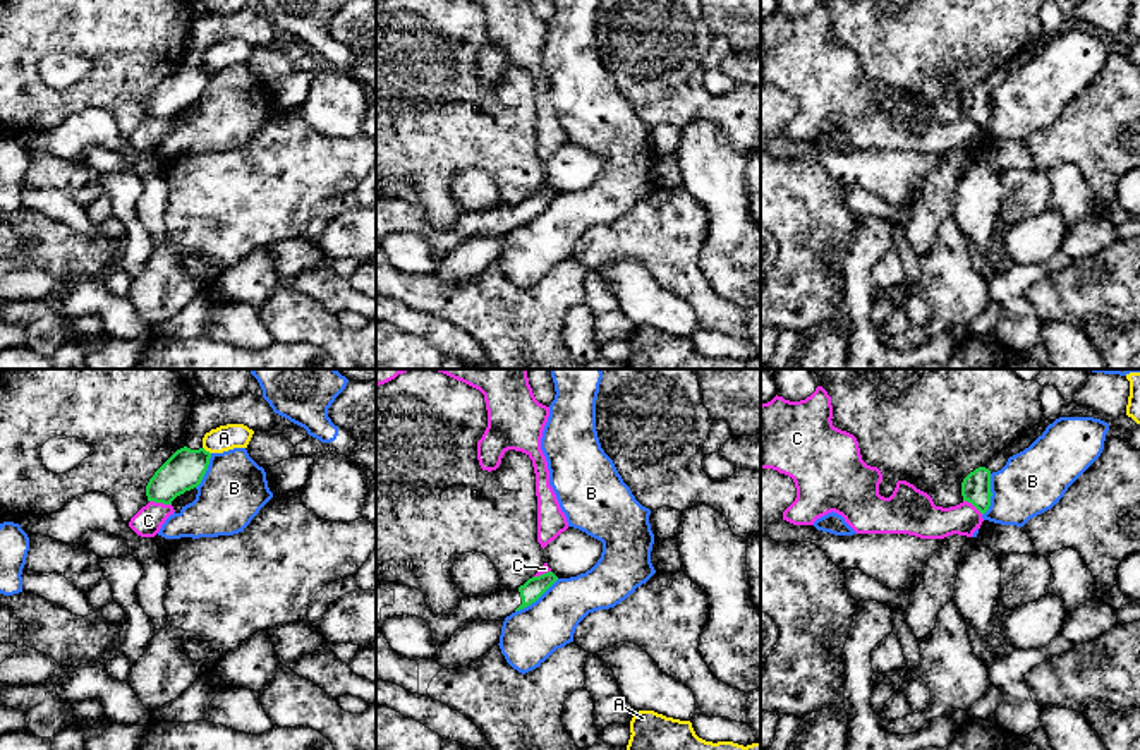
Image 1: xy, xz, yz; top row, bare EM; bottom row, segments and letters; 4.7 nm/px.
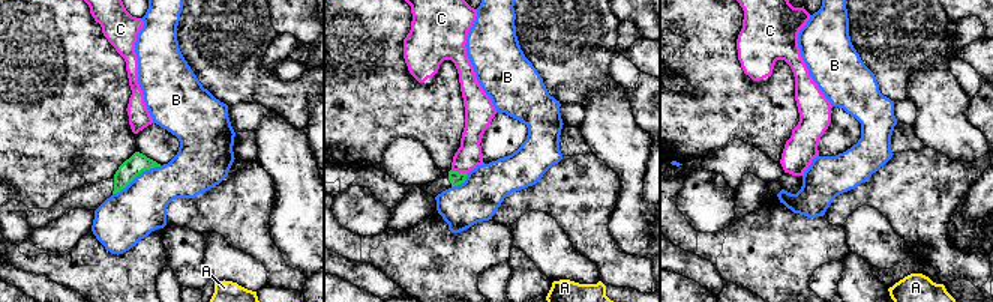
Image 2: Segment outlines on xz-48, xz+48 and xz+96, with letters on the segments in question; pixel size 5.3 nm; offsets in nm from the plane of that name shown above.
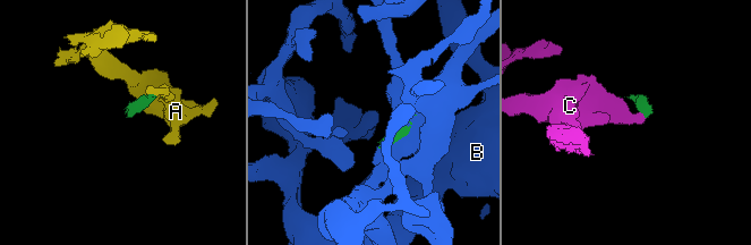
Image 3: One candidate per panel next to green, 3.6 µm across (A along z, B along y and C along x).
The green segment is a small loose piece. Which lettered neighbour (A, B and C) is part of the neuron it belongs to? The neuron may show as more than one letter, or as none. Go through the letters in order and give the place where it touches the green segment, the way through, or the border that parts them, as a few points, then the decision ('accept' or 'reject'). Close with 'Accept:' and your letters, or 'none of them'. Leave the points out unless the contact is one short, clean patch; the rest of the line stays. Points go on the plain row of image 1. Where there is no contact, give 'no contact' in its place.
A: contact xy (205, 66); border xy (203, 62), (210, 69); reject
B: contact xz (536, 215); reject
C: contact xy (160, 117); border xy (150, 115), (170, 120); reject
Accept: none of them

